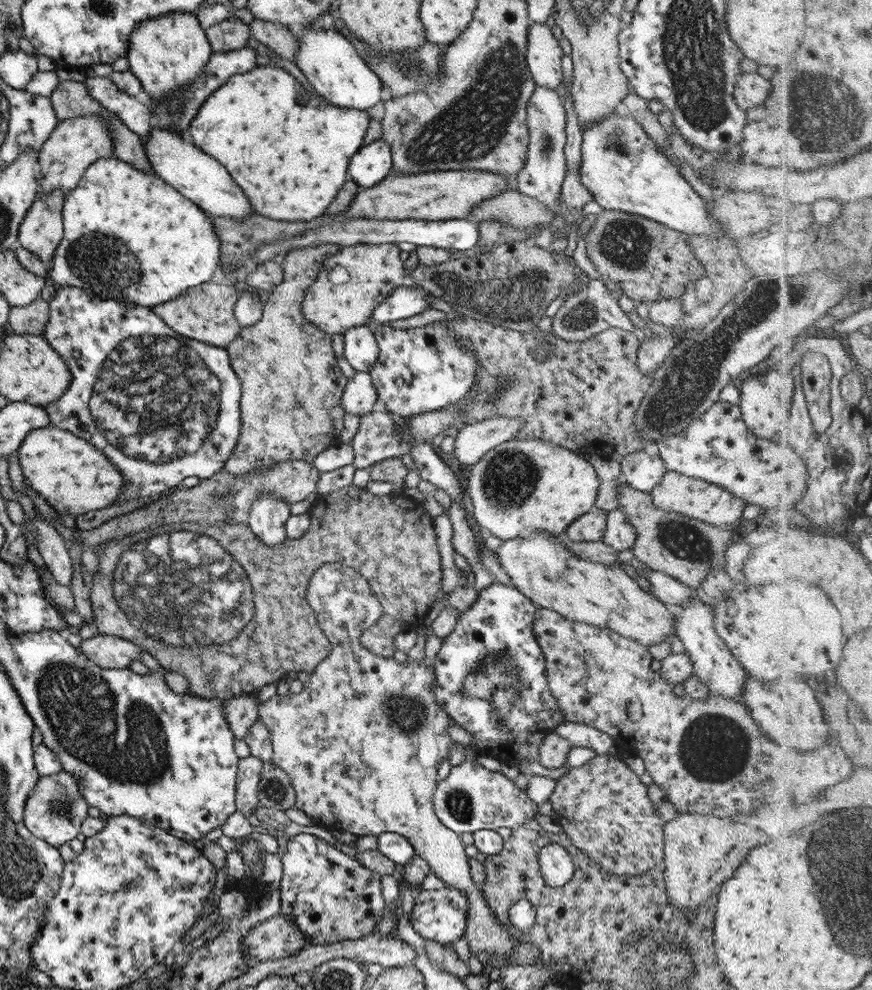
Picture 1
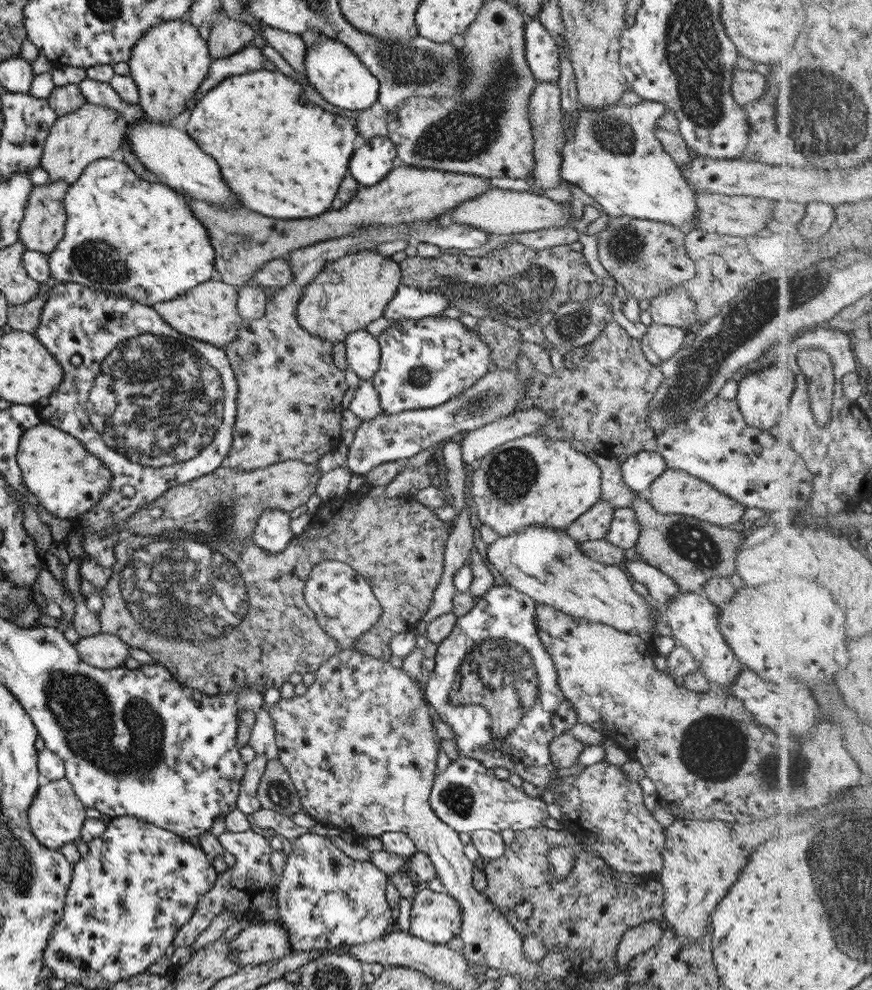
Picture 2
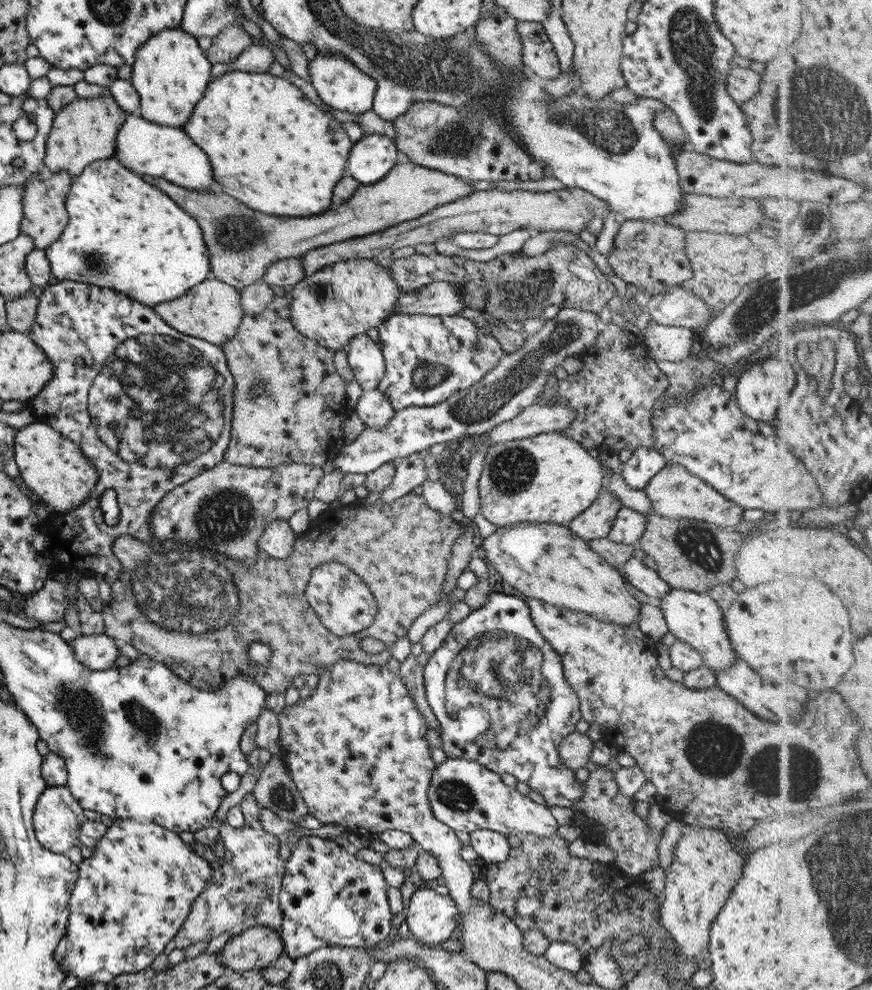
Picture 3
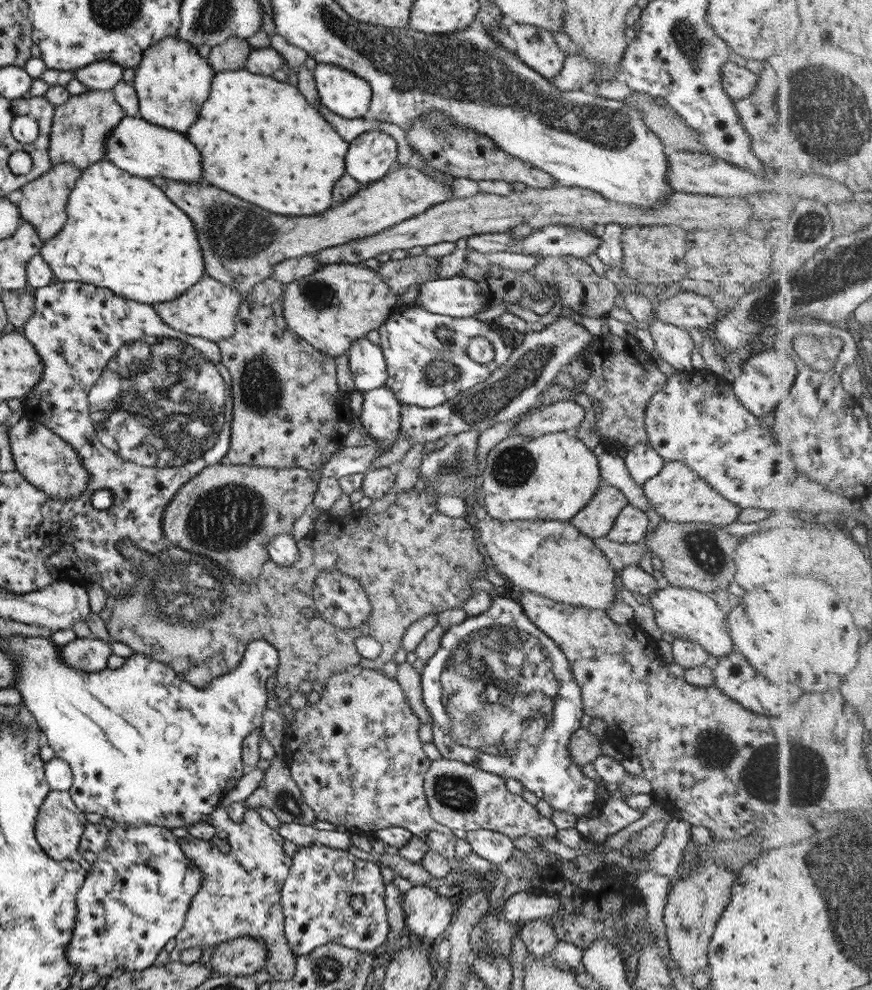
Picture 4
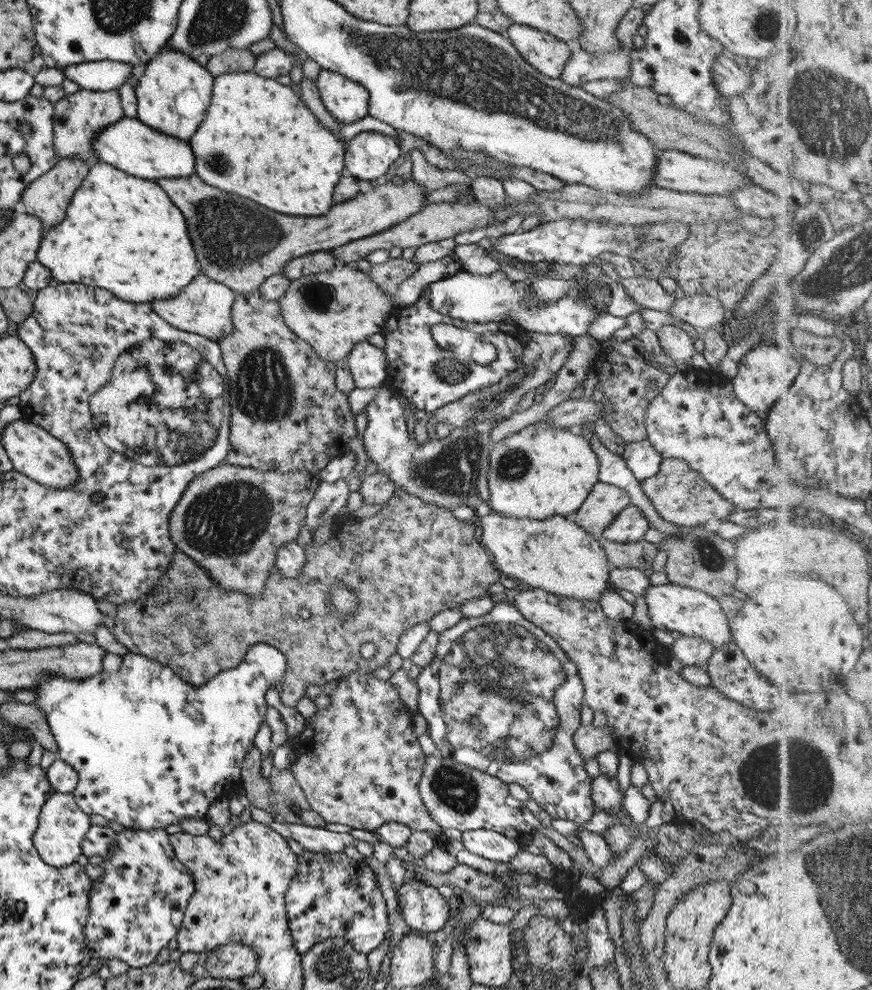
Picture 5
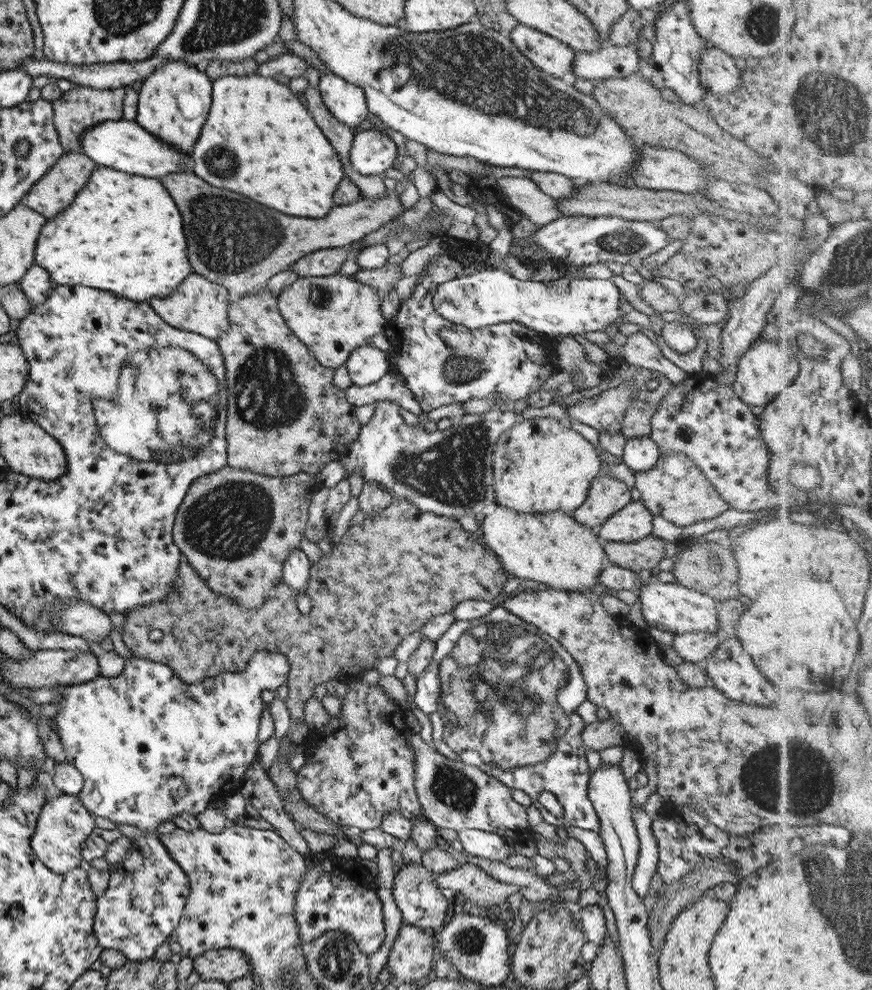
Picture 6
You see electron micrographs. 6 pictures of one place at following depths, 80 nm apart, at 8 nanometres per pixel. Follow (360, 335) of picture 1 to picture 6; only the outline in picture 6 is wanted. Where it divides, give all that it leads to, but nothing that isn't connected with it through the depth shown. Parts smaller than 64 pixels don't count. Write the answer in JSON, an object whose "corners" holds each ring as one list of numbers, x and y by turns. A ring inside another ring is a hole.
{"corners":[[368,344,355,348,343,366,354,387,367,386,377,382,389,369,386,352]]}

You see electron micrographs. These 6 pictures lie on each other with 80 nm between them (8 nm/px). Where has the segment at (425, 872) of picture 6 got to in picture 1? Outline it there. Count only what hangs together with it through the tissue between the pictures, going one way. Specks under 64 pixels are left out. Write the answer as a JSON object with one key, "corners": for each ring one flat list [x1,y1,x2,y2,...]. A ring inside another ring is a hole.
{"corners":[[443,886,440,890,423,890,415,895,410,912,412,928,421,938,433,940,441,945,449,946,464,936,468,913,468,902,459,889]]}

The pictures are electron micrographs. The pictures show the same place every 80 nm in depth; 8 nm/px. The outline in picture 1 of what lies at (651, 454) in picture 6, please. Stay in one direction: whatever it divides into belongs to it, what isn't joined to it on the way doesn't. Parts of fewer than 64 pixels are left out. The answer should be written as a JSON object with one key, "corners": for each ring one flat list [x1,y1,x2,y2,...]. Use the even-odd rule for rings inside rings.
{"corners":[[644,451,626,454,619,461,620,480,641,492,649,493,666,472,659,455,649,456]]}

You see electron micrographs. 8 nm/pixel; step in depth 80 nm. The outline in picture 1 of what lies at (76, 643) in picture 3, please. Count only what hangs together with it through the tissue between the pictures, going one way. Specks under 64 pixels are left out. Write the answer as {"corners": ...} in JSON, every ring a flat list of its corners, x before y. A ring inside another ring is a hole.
{"corners":[[97,634,82,640,77,649,99,668,125,669,131,661,138,660,141,652,138,645,111,634]]}

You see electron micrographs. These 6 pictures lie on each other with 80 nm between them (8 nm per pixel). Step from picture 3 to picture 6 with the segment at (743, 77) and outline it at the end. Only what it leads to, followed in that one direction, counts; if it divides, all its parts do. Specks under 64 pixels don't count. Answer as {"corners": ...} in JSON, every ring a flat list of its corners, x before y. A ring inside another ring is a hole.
{"corners":[[705,47,696,64,698,81,709,93,725,94,739,86,740,72,732,56,715,47]]}

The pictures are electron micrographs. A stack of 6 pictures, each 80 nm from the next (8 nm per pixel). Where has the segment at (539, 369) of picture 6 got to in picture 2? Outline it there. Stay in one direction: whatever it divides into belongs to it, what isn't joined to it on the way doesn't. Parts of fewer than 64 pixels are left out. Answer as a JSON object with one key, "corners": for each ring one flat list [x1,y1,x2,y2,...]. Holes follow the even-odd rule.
{"corners":[[438,316,401,319,394,322,393,328,385,328,376,340,380,349,379,369,371,383,379,396,382,412,386,414,441,406,447,400,463,394,466,388,490,369,489,346,483,344,475,334,471,334,457,319]]}

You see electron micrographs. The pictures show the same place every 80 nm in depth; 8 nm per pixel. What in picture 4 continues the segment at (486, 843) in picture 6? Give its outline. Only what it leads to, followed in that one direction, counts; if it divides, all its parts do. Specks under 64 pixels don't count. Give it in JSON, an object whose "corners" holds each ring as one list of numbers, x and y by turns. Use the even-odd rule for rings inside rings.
{"corners":[[491,830,465,832,464,840,469,843,471,853,497,866,509,860,515,850,511,839]]}

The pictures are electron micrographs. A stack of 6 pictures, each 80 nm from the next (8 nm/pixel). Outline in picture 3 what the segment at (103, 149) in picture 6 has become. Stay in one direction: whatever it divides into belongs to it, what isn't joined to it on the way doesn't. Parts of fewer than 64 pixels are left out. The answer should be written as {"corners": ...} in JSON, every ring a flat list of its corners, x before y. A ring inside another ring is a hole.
{"corners":[[137,113,126,115,124,124,116,136,111,158,115,158,123,168,137,175,153,175,192,191,209,192,219,188,217,184,213,184,207,156,181,128,152,124]]}

